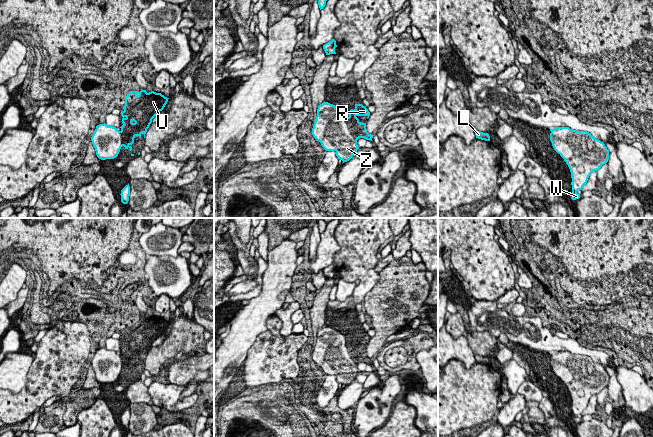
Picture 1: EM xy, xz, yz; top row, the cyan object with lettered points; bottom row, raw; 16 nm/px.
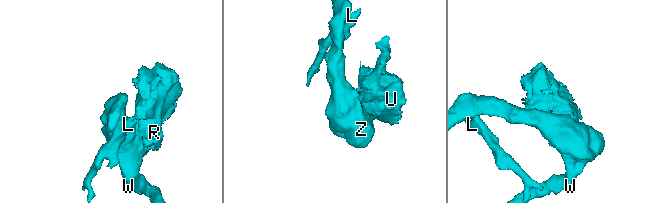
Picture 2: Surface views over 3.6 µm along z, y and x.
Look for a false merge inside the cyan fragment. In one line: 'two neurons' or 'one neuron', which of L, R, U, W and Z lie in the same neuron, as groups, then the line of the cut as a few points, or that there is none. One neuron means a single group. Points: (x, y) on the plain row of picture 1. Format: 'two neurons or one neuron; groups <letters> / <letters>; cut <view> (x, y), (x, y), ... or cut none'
one neuron; groups L R U W Z; cut none

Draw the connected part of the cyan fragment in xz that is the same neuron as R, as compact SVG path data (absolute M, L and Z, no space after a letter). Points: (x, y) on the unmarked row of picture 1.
M324 326L318 330L312 359L326 375L335 375L338 383L347 386L356 379L359 362L370 365L373 362L367 356L366 347L361 347L358 340L369 342L370 336L362 328L355 328L347 341L339 331Z

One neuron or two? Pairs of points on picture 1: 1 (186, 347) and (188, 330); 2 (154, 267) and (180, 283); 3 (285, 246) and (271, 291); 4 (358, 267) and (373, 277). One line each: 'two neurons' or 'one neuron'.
1: one neuron
2: one neuron
3: one neuron
4: two neurons

